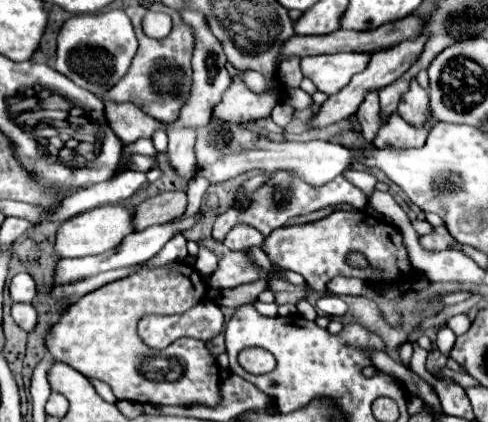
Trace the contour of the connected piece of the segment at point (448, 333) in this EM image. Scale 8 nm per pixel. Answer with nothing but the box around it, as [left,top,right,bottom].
[438,327,456,357]

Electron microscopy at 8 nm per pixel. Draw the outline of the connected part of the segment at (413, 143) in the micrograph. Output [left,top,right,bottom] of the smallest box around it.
[374,113,436,149]

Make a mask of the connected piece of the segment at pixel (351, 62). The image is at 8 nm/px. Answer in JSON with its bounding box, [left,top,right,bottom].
[300,53,370,93]

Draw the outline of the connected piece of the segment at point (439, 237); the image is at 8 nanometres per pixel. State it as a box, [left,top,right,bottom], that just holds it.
[420,227,454,251]

